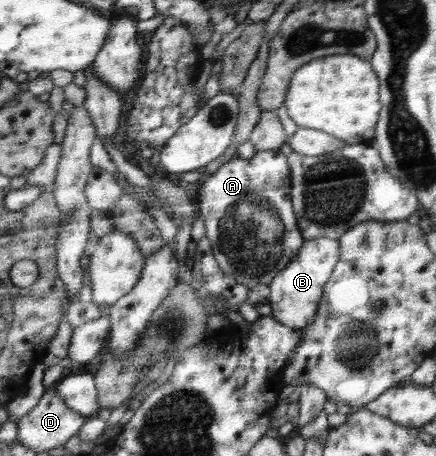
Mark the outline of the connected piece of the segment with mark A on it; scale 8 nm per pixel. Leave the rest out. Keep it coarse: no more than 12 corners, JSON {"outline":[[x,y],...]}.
{"outline":[[280,150],[206,177],[198,217],[223,275],[268,286],[303,239]]}

